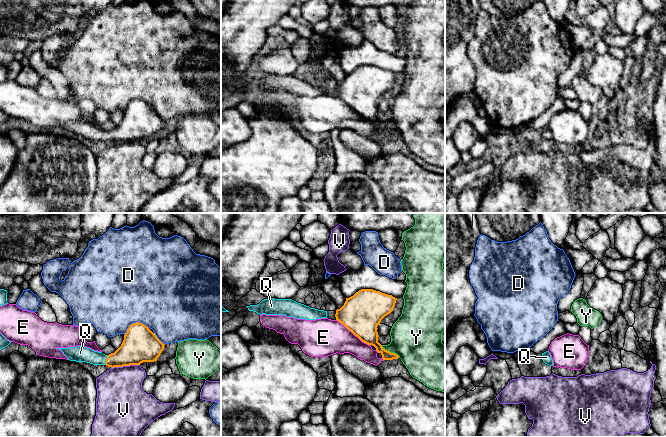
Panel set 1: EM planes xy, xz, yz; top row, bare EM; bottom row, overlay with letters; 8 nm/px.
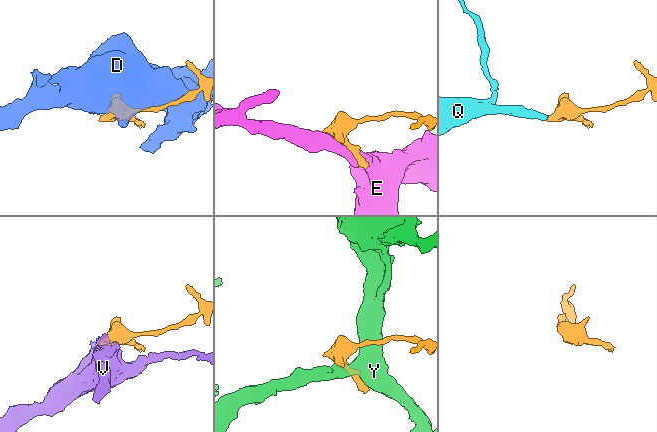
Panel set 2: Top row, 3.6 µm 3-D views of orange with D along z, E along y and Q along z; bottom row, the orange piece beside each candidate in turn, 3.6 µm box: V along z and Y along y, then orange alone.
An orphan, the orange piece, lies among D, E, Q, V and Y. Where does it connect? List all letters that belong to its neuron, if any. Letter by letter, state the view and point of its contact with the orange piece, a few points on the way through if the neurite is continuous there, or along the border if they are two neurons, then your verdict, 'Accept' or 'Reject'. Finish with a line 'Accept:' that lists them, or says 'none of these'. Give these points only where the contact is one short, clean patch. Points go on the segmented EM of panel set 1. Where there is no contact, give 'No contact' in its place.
D: Touches orange at xy (134, 323). Reject
E: Touches orange at xz (353, 333). Reject
Q: Touches orange at xy (106, 360). Path across: xy (135, 349), (118, 359), (106, 360), (80, 353). Accept
V: Touches orange at xy (125, 365). Boundary: xy (139, 364), (114, 366), (111, 368). Reject
Y: Touches orange at xz (390, 352). Reject
Accept: Q

